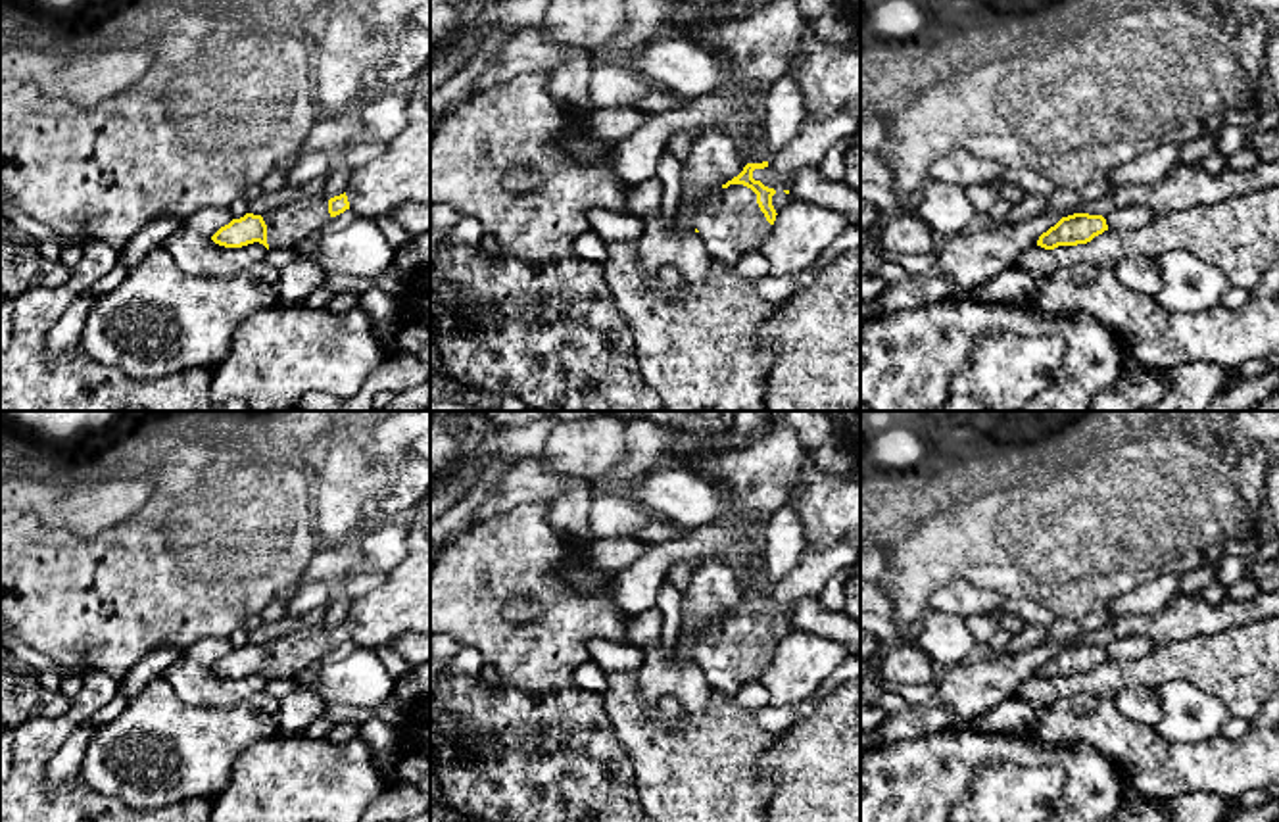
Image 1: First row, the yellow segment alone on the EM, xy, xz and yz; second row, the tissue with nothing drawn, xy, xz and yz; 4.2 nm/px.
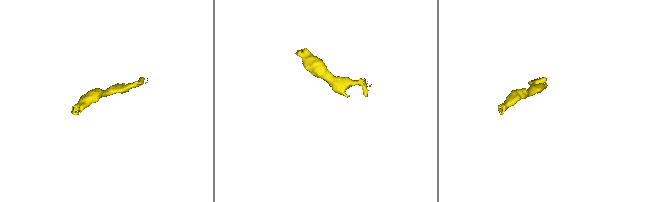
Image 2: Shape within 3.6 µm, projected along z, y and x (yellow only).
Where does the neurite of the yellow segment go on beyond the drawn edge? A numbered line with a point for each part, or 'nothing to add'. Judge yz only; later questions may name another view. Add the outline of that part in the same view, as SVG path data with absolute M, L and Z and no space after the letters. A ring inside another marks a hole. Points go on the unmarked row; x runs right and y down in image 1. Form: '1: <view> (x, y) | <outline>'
nothing to add

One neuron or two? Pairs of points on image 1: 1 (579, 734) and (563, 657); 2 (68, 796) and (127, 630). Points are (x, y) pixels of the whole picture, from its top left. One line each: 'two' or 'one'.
1: two
2: two

